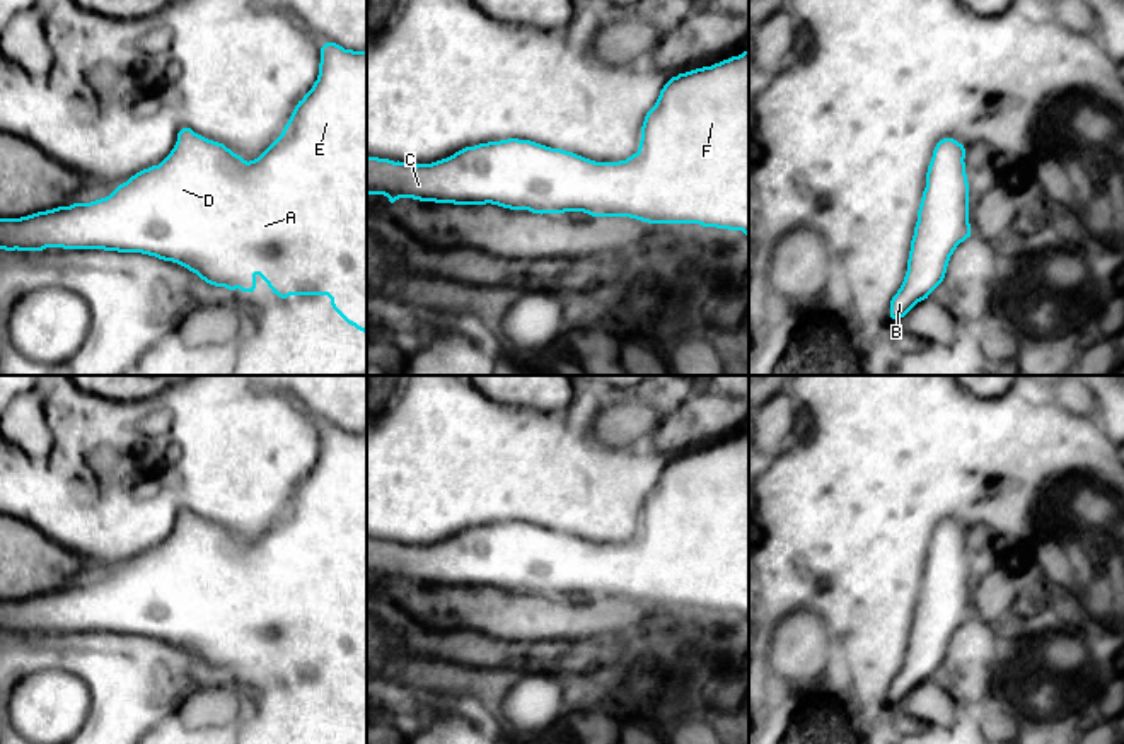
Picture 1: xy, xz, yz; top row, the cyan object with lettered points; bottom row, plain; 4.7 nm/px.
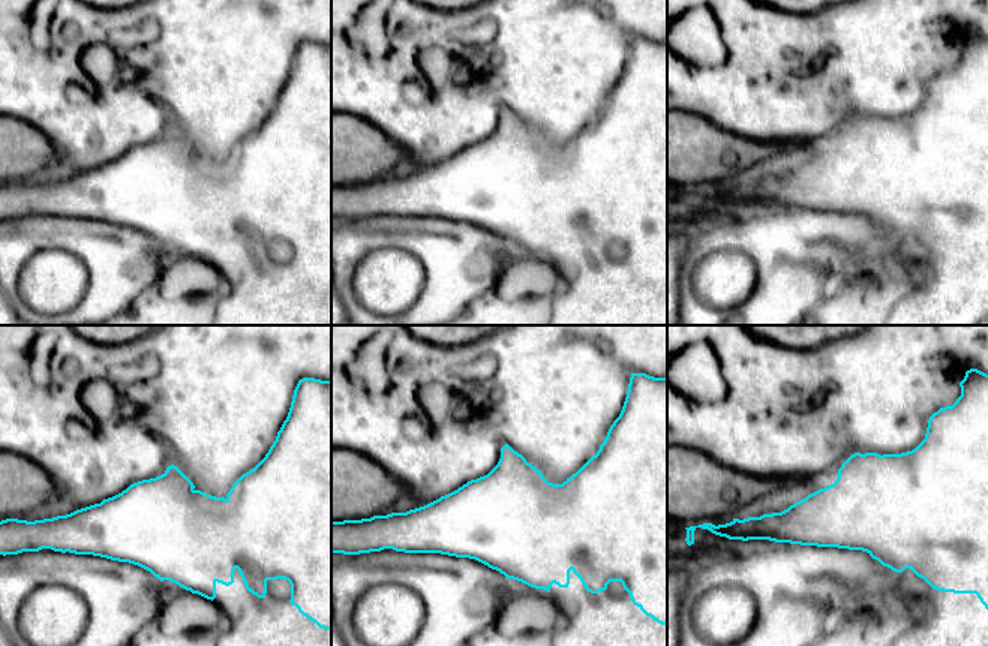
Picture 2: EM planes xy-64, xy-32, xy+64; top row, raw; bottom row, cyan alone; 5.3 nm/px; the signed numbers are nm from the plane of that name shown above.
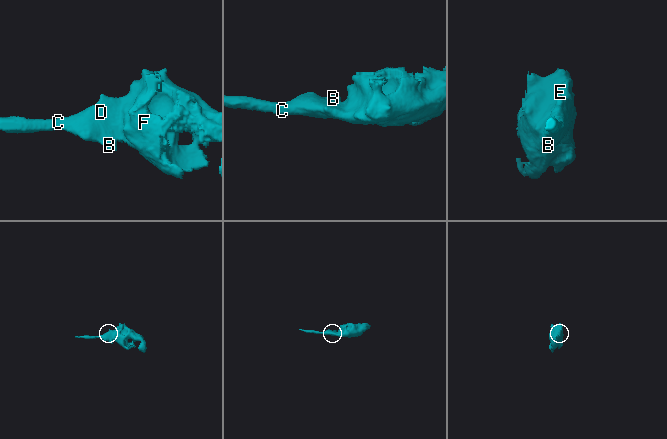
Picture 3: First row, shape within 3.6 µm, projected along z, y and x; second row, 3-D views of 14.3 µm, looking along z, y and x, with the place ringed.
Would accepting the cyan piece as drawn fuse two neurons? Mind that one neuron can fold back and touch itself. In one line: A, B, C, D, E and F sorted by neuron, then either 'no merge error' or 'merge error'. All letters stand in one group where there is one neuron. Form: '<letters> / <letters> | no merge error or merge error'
A B C D E F | no merge error

